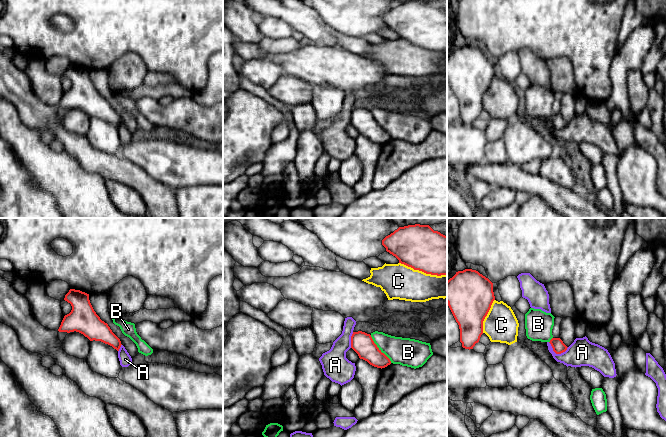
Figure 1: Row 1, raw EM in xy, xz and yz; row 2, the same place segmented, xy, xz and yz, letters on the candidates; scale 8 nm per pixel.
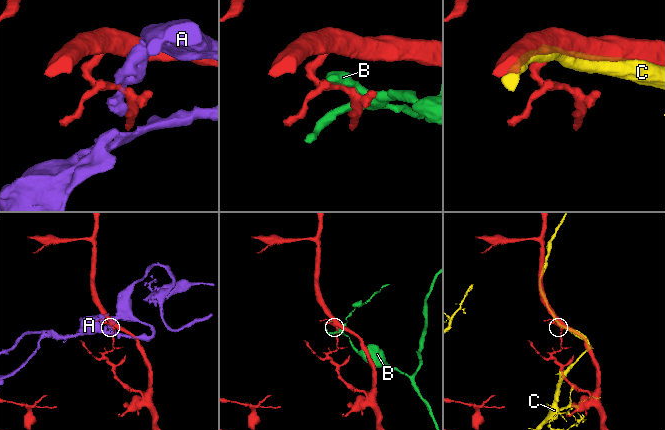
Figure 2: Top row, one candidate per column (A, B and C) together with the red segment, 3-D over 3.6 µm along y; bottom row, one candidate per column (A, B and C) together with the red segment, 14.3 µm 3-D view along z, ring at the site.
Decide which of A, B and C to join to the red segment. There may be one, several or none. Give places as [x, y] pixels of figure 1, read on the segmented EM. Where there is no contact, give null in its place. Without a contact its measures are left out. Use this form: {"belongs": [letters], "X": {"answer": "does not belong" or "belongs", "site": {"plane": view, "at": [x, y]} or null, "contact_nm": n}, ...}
{"belongs": [], "A": {"answer": "does not belong", "site": {"plane": "yz", "at": [557, 353]}, "contact_nm": 170}, "B": {"answer": "does not belong", "site": {"plane": "xz", "at": [378, 349]}, "contact_nm": 280}, "C": {"answer": "does not belong", "site": {"plane": "xz", "at": [423, 271]}, "contact_nm": 400}}

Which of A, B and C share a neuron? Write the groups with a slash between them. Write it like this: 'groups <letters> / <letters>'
groups A / B / C

